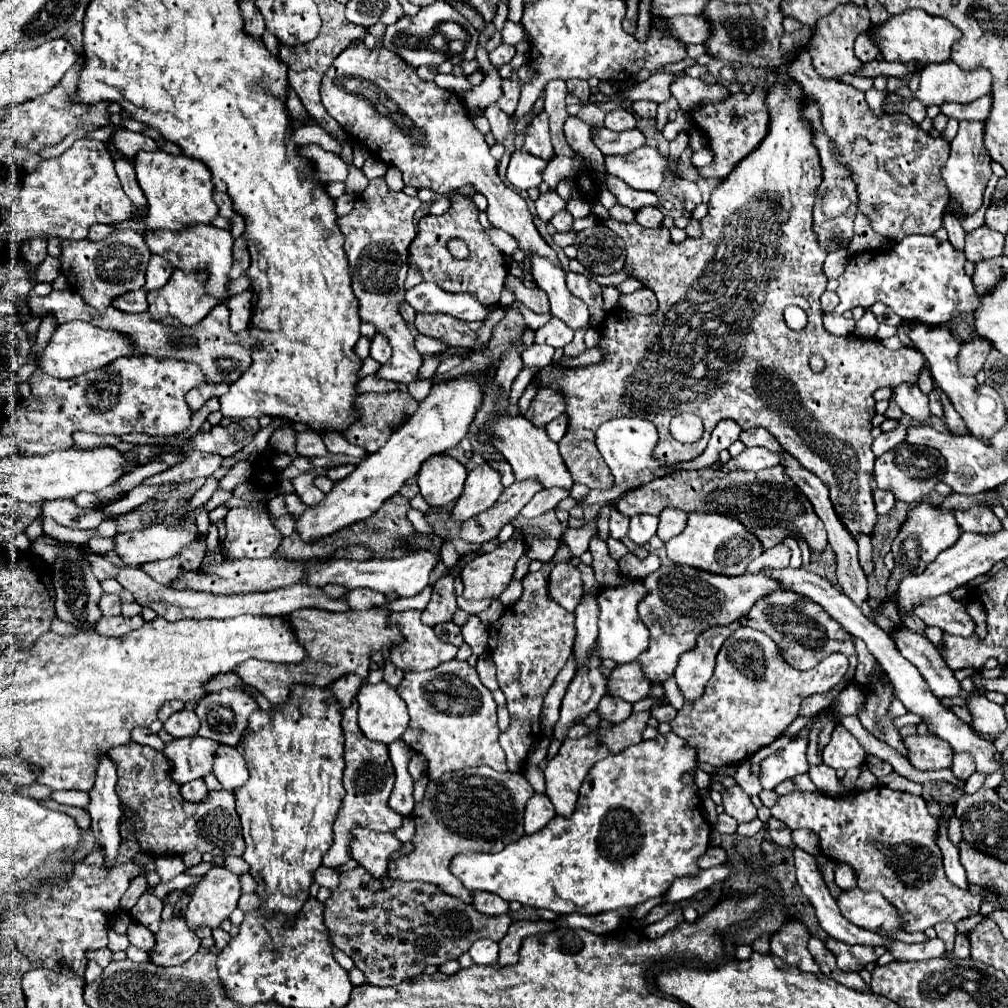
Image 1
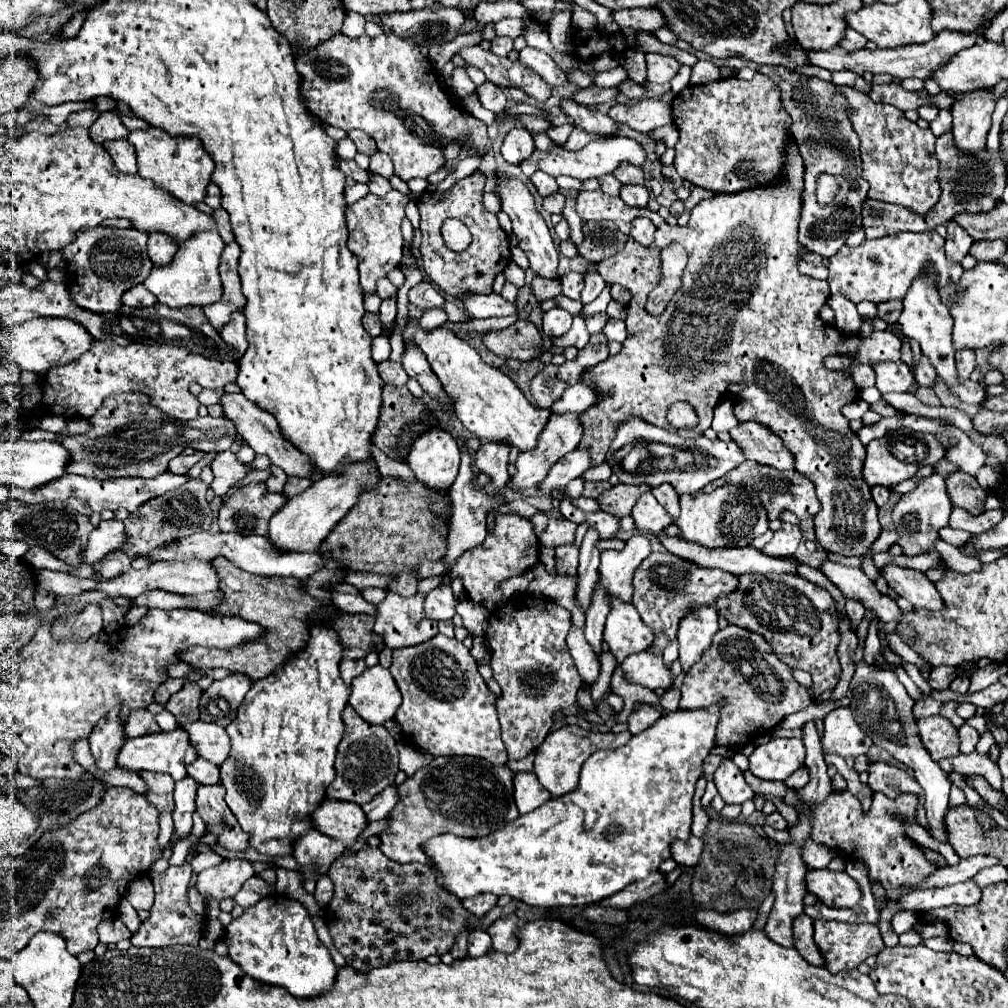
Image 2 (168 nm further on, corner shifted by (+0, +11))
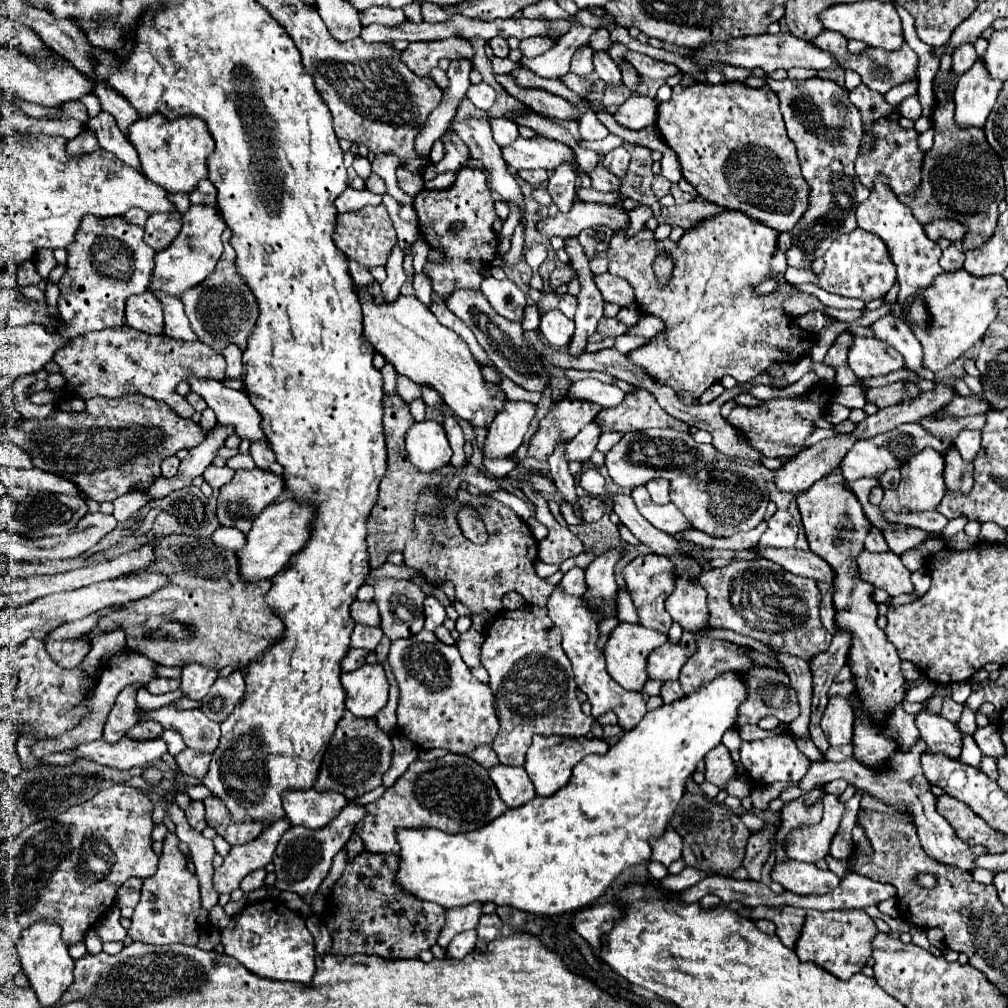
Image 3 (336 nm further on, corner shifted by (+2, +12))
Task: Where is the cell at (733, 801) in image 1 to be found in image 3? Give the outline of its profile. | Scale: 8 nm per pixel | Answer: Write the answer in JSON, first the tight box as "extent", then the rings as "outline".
{"extent":[705,744,737,790],"outline":[[[721,744],[721,746],[715,746],[713,752],[709,752],[705,756],[705,764],[707,764],[707,770],[705,770],[705,780],[719,786],[721,790],[727,788],[727,782],[733,780],[737,774],[735,774],[735,762],[731,760],[729,756],[729,750]]]}

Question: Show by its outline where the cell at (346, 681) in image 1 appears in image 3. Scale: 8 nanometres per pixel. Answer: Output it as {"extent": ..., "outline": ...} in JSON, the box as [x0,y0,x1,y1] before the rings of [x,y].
{"extent":[341,648,369,672],"outline":[[[349,648],[347,656],[345,656],[343,662],[341,662],[341,670],[343,670],[343,672],[353,672],[353,670],[361,668],[361,666],[365,664],[367,654],[369,654],[369,652],[363,650],[363,648]]]}

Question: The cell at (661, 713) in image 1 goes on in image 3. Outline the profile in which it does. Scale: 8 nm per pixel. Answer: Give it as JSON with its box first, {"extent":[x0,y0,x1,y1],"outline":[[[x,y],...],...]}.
{"extent":[661,680,685,704],"outline":[[[677,680],[675,682],[665,682],[663,688],[661,688],[661,698],[663,698],[665,704],[671,704],[671,702],[683,698],[683,696],[685,694],[683,694],[683,690],[681,690],[681,686],[679,686]]]}

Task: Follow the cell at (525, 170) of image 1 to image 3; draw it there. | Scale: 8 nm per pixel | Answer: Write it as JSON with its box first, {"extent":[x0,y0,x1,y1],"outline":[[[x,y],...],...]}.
{"extent":[491,118,519,148],"outline":[[[493,118],[491,128],[493,128],[493,138],[501,148],[513,144],[519,136],[519,126],[507,118]]]}

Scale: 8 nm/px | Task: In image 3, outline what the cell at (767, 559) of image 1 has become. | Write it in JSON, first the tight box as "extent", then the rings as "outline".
{"extent":[759,510,797,548],"outline":[[[777,510],[769,520],[767,520],[769,528],[767,532],[761,536],[759,544],[765,548],[793,548],[797,542],[797,522],[793,520],[793,516],[789,512]]]}

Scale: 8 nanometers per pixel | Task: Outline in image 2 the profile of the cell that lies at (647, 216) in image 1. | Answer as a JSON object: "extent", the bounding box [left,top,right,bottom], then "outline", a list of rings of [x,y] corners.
{"extent":[619,185,649,207],"outline":[[[623,185],[619,197],[631,207],[645,207],[649,201],[649,191],[643,185]]]}

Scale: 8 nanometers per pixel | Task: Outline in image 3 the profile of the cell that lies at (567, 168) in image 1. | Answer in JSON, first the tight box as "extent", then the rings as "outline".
{"extent":[579,108,609,140],"outline":[[[587,108],[579,122],[579,134],[581,134],[581,140],[601,140],[609,134],[609,130],[597,120],[595,110]]]}

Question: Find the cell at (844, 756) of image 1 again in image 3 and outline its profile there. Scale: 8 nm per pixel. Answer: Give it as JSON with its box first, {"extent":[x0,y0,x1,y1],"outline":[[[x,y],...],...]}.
{"extent":[821,696,855,748],"outline":[[[841,696],[829,698],[829,704],[821,720],[821,728],[829,744],[835,748],[843,744],[851,744],[853,726],[855,726],[855,718],[853,718],[853,708],[849,706],[849,700]]]}

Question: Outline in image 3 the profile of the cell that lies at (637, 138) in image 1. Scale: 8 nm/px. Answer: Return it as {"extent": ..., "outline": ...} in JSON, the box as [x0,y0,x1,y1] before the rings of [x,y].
{"extent":[497,74,581,120],"outline":[[[501,74],[497,76],[497,80],[503,84],[503,88],[519,98],[521,102],[525,102],[529,108],[533,108],[535,112],[543,114],[543,116],[549,116],[549,118],[555,118],[555,120],[579,120],[581,112],[565,102],[563,98],[557,98],[549,92],[543,92],[543,90],[525,90],[525,88],[519,88],[507,74]]]}

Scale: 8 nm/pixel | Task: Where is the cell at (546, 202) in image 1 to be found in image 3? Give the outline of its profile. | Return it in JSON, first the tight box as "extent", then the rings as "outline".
{"extent":[517,170,547,186],"outline":[[[519,170],[517,172],[523,180],[527,180],[529,184],[533,184],[533,186],[543,186],[545,182],[547,182],[547,172],[545,170]]]}

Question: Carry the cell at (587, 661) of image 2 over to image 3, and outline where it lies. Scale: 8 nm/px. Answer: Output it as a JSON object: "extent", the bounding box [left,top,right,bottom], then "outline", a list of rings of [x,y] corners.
{"extent":[547,588,647,730],"outline":[[[559,588],[553,590],[553,594],[549,596],[547,602],[547,610],[549,610],[549,618],[555,622],[555,626],[563,632],[563,650],[567,654],[567,658],[573,664],[573,672],[575,672],[575,682],[579,686],[579,690],[583,690],[593,706],[593,716],[599,718],[601,714],[605,714],[607,710],[613,710],[619,716],[619,726],[623,730],[631,730],[639,724],[639,720],[645,716],[647,708],[645,708],[645,700],[639,692],[627,692],[625,688],[621,688],[609,674],[605,668],[605,656],[603,652],[597,650],[597,622],[593,622],[593,614],[589,614],[589,610],[585,610],[585,602],[581,602],[581,598],[573,598],[563,594]]]}

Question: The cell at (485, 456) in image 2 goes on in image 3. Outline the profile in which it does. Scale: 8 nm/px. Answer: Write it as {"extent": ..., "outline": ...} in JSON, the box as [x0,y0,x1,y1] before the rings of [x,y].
{"extent":[483,402,535,458],"outline":[[[511,402],[503,414],[497,414],[493,426],[489,426],[483,456],[485,458],[509,458],[523,442],[527,426],[535,414],[531,402]]]}

